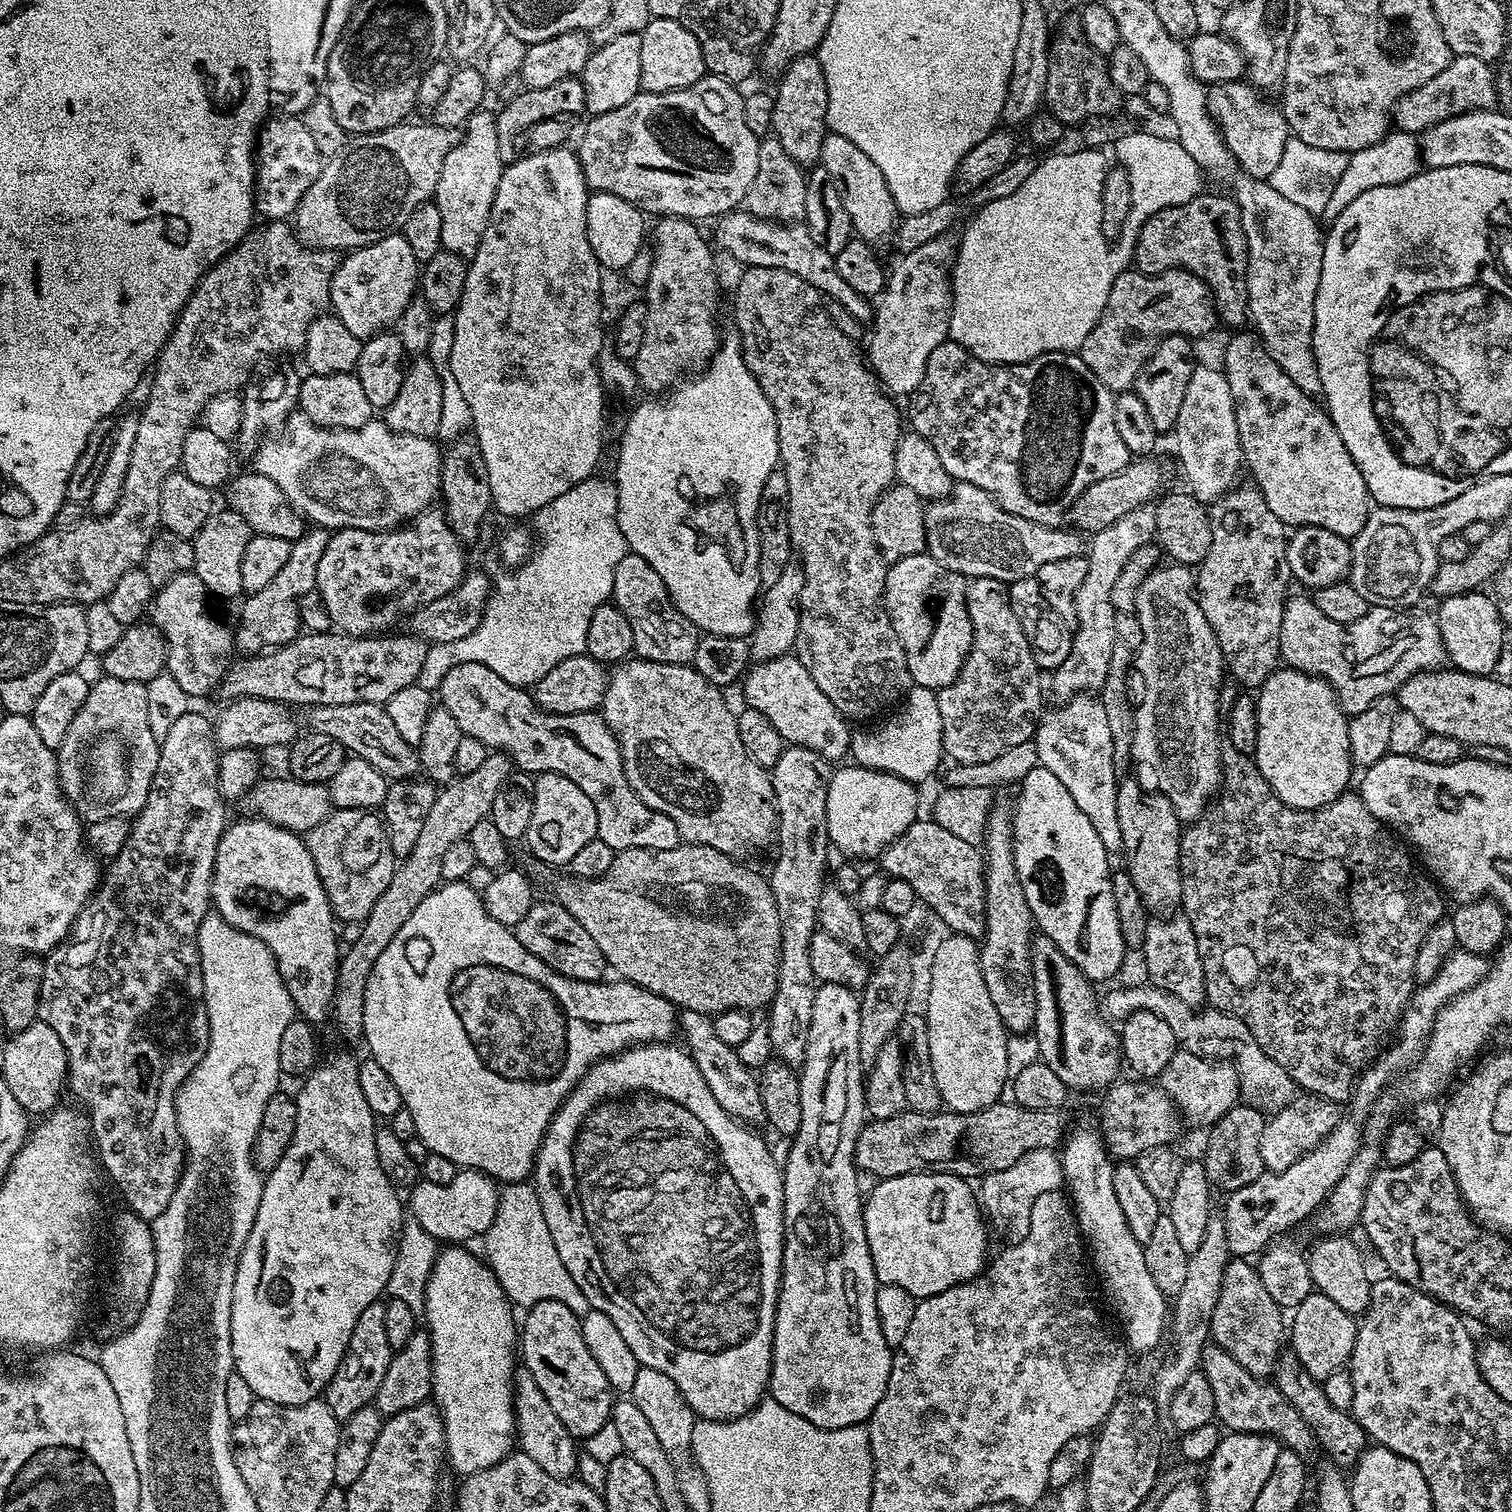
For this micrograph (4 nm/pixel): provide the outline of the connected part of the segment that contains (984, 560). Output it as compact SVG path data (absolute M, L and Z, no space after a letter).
M953 483L950 495L931 501L924 509L924 525L928 555L968 578L1021 580L1035 576L1046 562L1074 560L1086 552L1086 540L1079 531L1067 532L1064 526L1048 527L1016 517L1000 508L986 490L973 484Z

